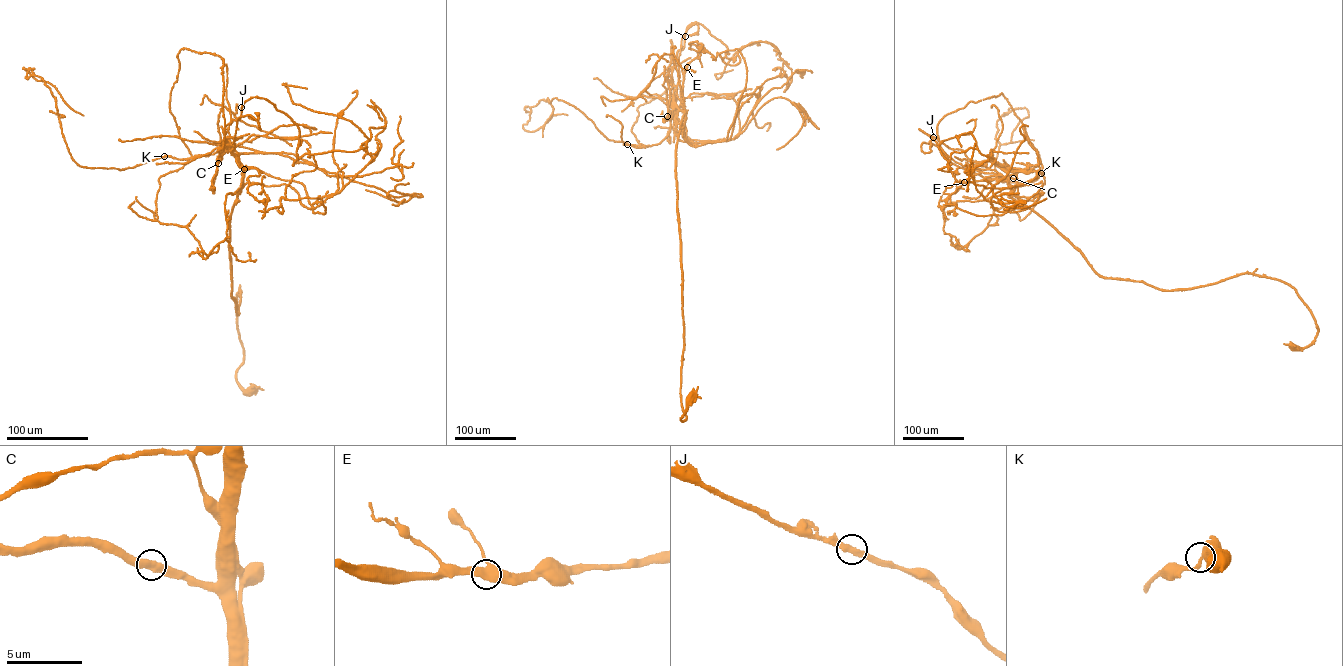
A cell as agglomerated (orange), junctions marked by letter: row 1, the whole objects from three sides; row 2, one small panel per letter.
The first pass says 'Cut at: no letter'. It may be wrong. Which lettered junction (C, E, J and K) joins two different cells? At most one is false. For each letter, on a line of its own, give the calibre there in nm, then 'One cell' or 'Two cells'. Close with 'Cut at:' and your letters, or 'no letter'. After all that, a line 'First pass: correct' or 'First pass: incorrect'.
C: Thickness 460 nm. One cell
E: Thickness 440 nm. Two cells
J: Thickness 380 nm. One cell
K: Thickness 400 nm. One cell
Cut at: E
First pass: incorrect

